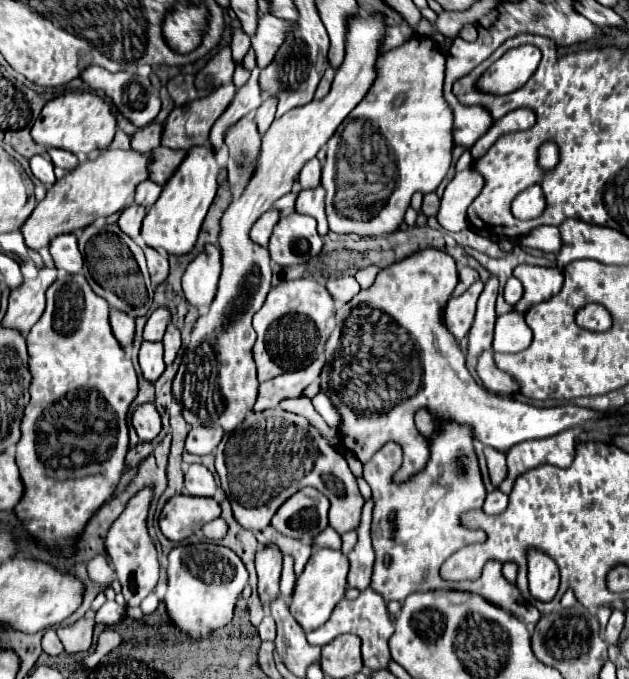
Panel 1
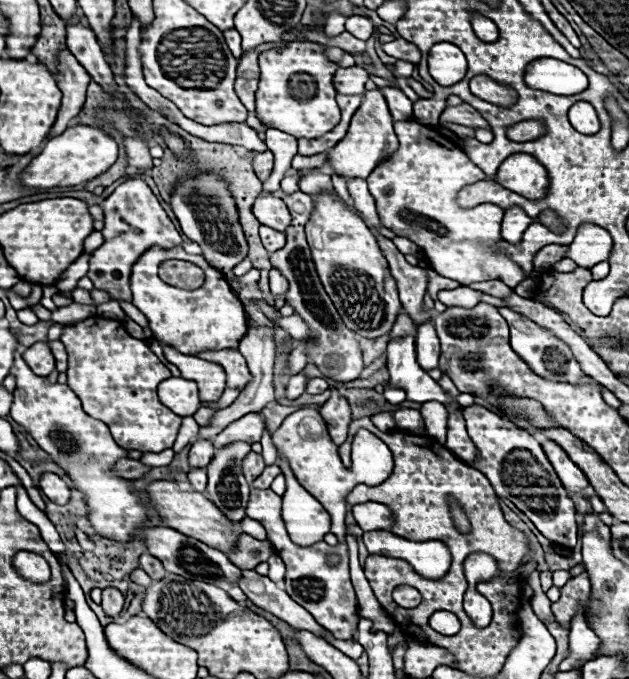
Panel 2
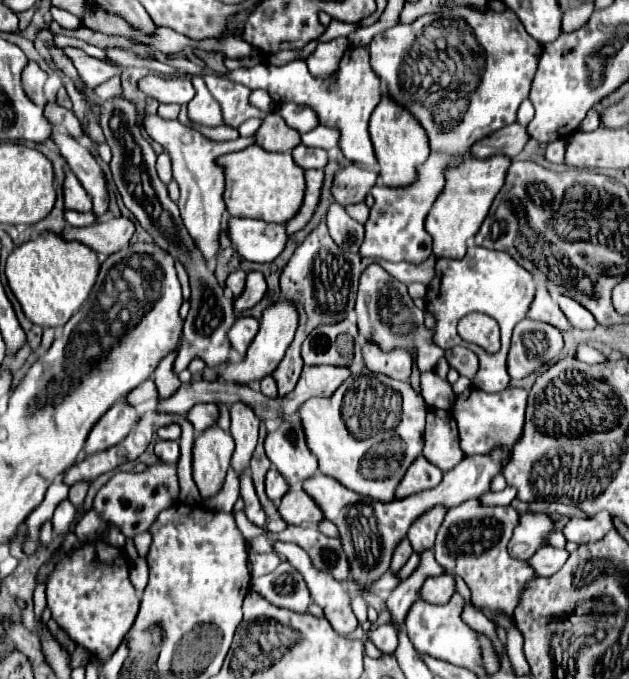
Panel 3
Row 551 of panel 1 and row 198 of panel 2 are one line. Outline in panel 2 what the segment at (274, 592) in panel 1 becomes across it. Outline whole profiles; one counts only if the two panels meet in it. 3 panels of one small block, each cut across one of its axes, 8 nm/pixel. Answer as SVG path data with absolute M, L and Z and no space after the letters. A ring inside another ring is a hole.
M262 194L256 200L254 216L260 220L260 224L276 228L278 232L286 232L286 228L292 222L292 216L290 216L286 204L274 194Z

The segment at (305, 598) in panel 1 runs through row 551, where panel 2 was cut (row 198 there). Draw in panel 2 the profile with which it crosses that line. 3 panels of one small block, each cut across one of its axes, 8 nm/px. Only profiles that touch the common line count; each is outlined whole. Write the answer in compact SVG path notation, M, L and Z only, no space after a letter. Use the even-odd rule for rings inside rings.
M330 194L314 196L316 208L306 224L308 246L320 282L340 312L344 324L364 338L378 338L390 332L400 314L400 300L396 280L388 272L388 262L376 244L370 228L352 214L340 198ZM388 286L388 294L386 294Z

